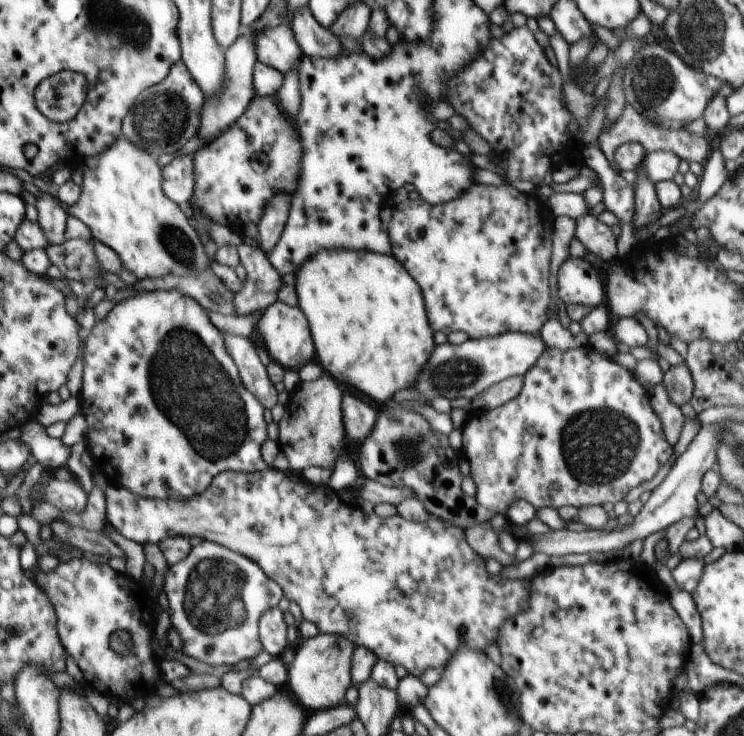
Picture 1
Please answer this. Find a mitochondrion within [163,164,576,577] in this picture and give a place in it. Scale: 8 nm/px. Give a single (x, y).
(454, 374)

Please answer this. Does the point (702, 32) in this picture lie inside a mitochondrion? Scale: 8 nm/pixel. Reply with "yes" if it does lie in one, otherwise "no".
yes

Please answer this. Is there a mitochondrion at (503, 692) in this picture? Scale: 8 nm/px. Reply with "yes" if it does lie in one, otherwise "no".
yes

